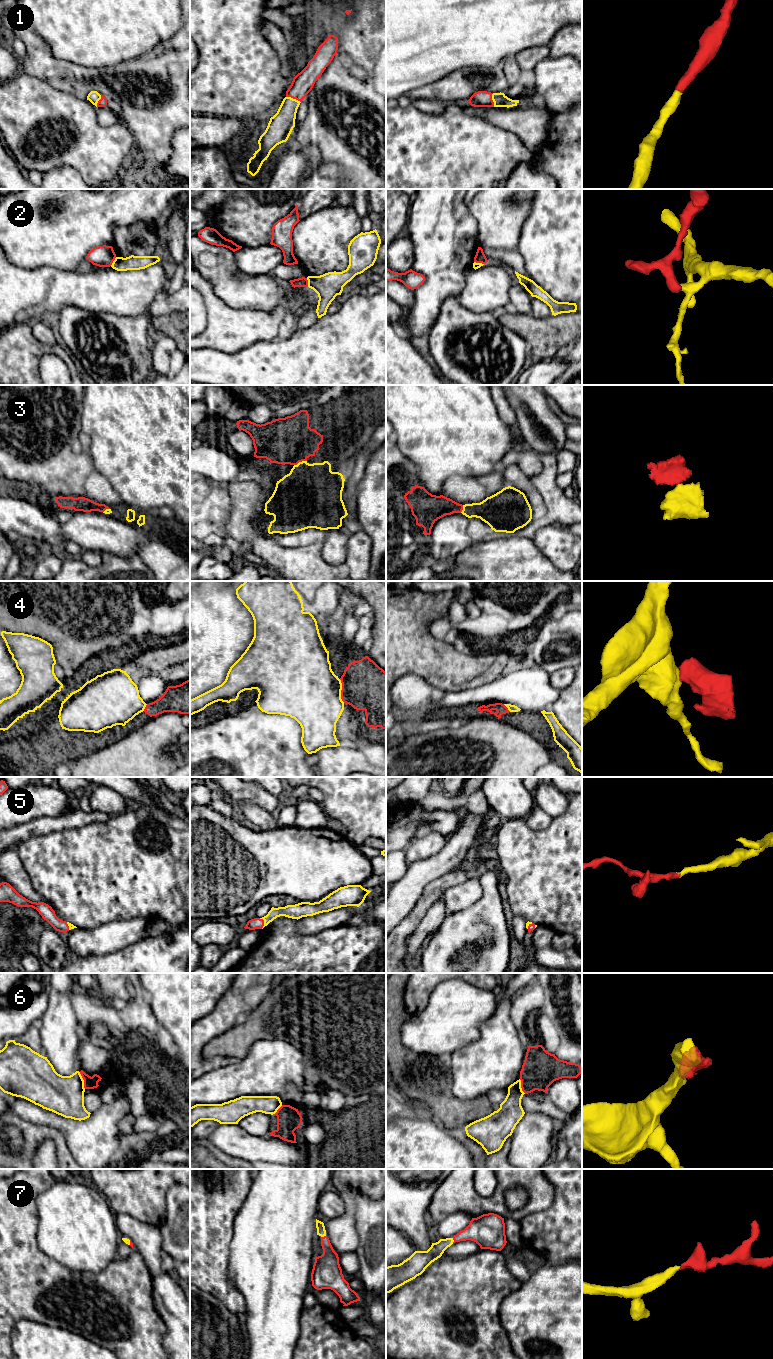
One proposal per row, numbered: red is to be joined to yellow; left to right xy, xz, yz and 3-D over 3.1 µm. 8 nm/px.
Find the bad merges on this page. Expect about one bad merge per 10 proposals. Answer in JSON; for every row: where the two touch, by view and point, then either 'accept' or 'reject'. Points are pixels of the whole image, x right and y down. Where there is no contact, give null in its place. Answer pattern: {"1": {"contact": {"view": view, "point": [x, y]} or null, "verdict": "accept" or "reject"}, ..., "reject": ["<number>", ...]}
{"1": {"contact": {"view": "xz", "point": [292, 98]}, "verdict": "accept"}, "2": {"contact": {"view": "xy", "point": [113, 261]}, "verdict": "reject"}, "3": {"contact": {"view": "xz", "point": [300, 462]}, "verdict": "accept"}, "4": {"contact": {"view": "xz", "point": [340, 691]}, "verdict": "reject"}, "5": {"contact": {"view": "xz", "point": [264, 922]}, "verdict": "accept"}, "6": {"contact": {"view": "xy", "point": [83, 1080]}, "verdict": "reject"}, "7": {"contact": {"view": "xz", "point": [323, 1236]}, "verdict": "accept"}, "reject": ["2", "4", "6"]}

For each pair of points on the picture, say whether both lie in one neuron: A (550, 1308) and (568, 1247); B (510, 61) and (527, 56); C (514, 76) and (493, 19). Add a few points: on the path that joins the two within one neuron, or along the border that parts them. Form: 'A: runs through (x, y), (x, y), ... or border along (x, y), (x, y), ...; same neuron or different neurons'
A: border along (547, 1260), (553, 1264), (565, 1264), (571, 1261); different neurons
B: border along (514, 56), (521, 69); different neurons
C: border along (514, 55), (509, 55), (503, 62); different neurons

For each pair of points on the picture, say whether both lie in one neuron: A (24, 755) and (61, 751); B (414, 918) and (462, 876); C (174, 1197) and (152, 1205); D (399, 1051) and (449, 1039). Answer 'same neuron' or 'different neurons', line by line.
A: same neuron
B: same neuron
C: different neurons
D: different neurons

